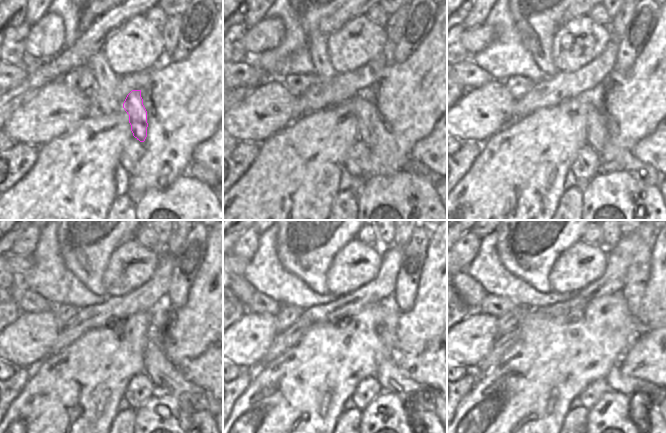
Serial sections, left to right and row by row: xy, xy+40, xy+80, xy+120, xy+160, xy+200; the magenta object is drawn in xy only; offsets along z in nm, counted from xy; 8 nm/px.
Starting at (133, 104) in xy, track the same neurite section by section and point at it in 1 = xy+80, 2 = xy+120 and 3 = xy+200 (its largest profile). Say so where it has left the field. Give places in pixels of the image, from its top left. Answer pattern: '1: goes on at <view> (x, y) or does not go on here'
1: goes on at xy+80 (597, 133)
2: goes on at xy+120 (165, 375)
3: goes on at xy+200 (616, 380)

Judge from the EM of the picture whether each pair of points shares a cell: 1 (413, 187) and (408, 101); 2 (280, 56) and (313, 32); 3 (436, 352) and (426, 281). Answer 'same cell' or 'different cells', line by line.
1: different cells
2: different cells
3: different cells

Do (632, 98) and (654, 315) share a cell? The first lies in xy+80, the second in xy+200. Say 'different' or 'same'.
same

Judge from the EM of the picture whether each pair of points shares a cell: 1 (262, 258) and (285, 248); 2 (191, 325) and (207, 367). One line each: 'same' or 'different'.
1: different
2: different

